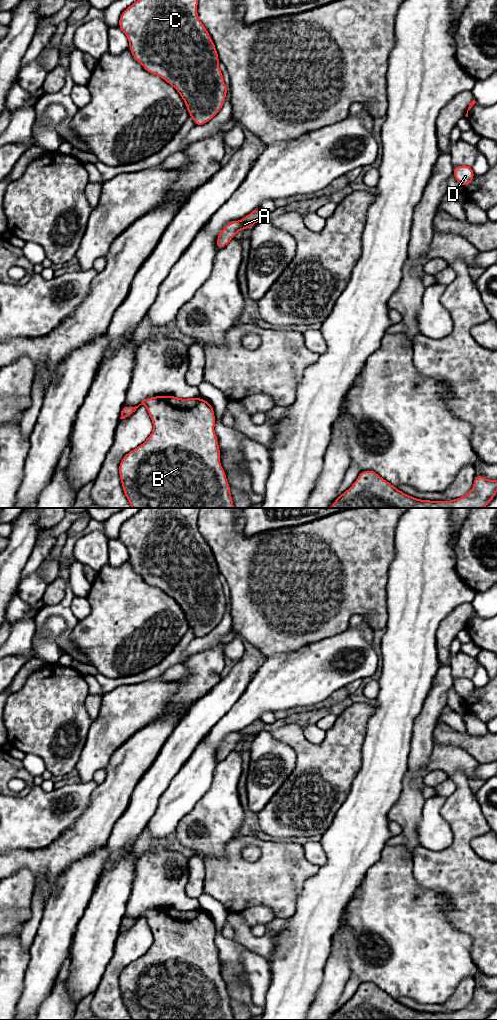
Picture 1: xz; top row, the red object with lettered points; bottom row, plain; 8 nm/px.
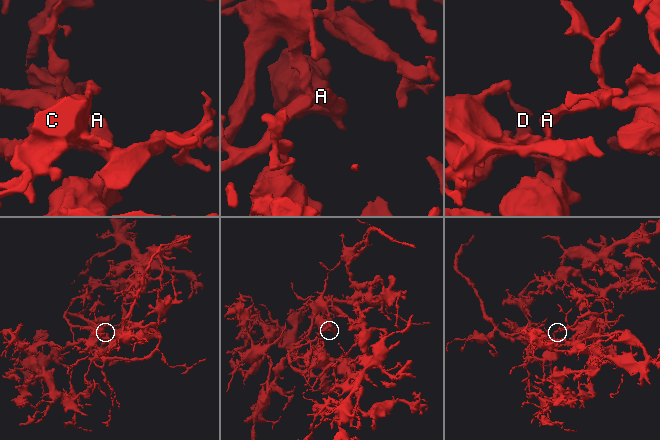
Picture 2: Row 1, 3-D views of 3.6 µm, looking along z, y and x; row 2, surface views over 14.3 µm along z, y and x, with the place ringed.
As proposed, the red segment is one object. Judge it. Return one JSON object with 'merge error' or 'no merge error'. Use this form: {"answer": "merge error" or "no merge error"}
{"answer": "no merge error"}

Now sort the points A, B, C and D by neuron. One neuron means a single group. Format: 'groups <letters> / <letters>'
groups A B C D

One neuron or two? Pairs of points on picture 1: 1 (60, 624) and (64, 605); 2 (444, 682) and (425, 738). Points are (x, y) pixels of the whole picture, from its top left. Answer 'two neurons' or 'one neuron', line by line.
1: two neurons
2: one neuron

